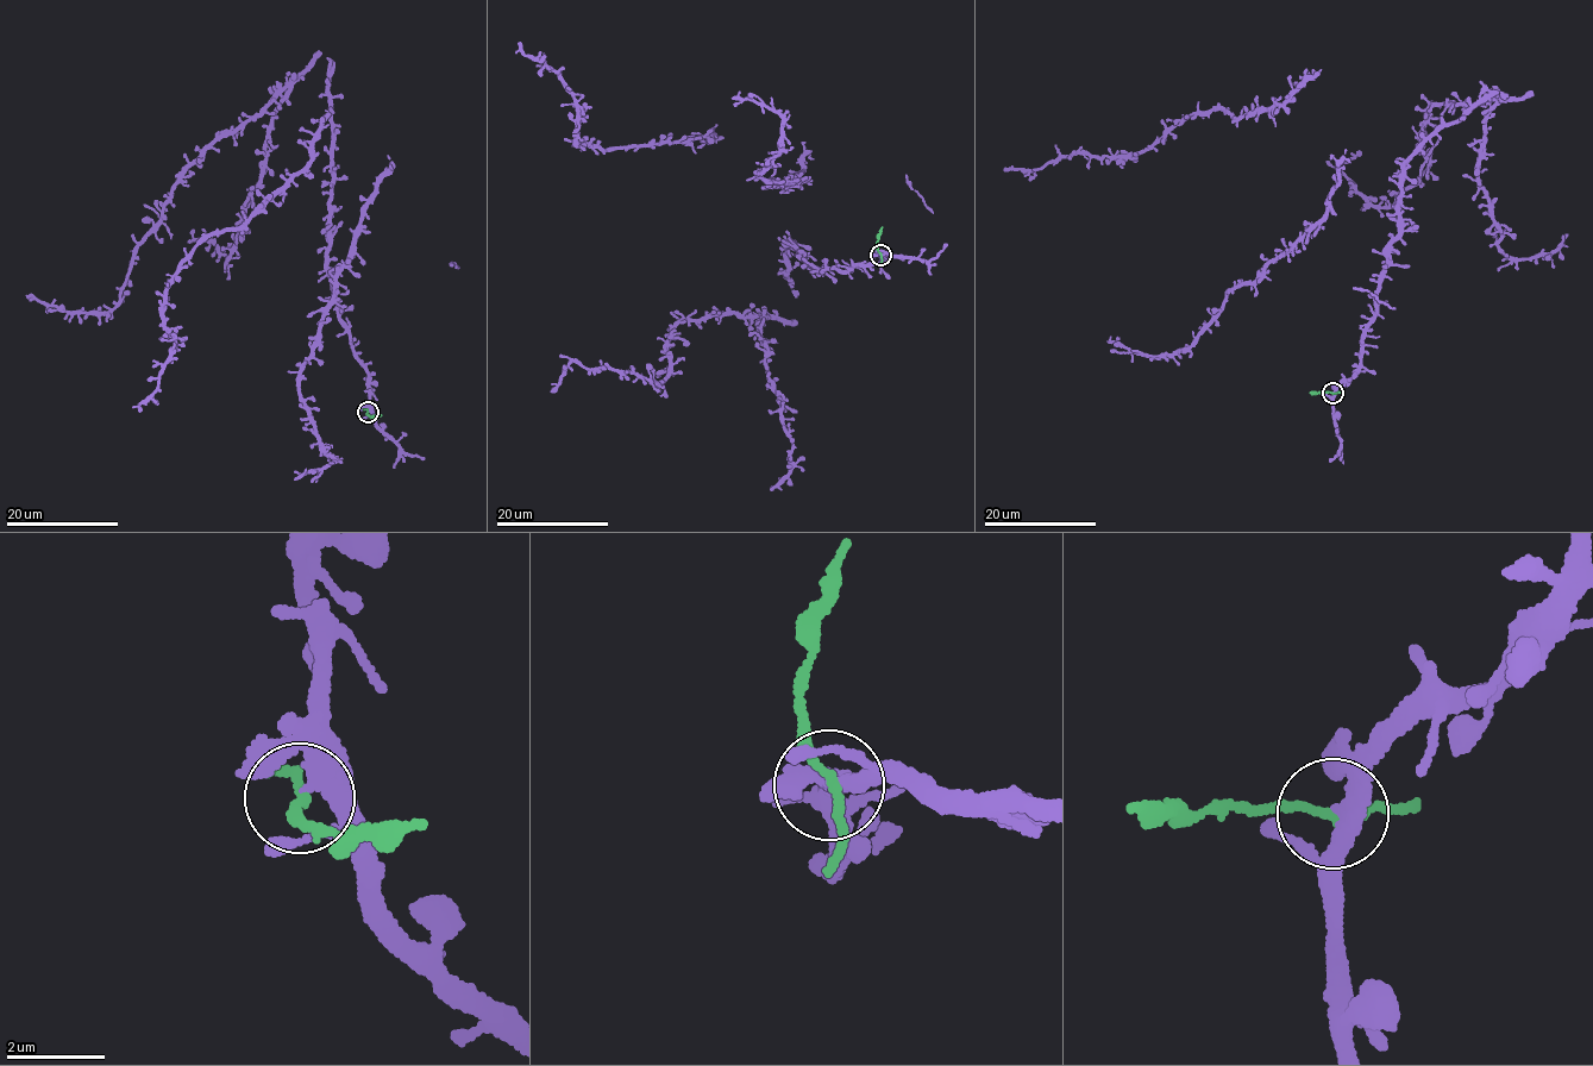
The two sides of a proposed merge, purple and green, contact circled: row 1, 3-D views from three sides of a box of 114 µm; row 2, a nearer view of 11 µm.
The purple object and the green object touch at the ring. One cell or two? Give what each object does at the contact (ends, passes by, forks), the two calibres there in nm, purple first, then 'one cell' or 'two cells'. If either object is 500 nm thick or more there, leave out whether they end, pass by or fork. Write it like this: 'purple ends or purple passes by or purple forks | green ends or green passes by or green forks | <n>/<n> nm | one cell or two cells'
purple passes by | green passes by | 280/150 nm | two cells

